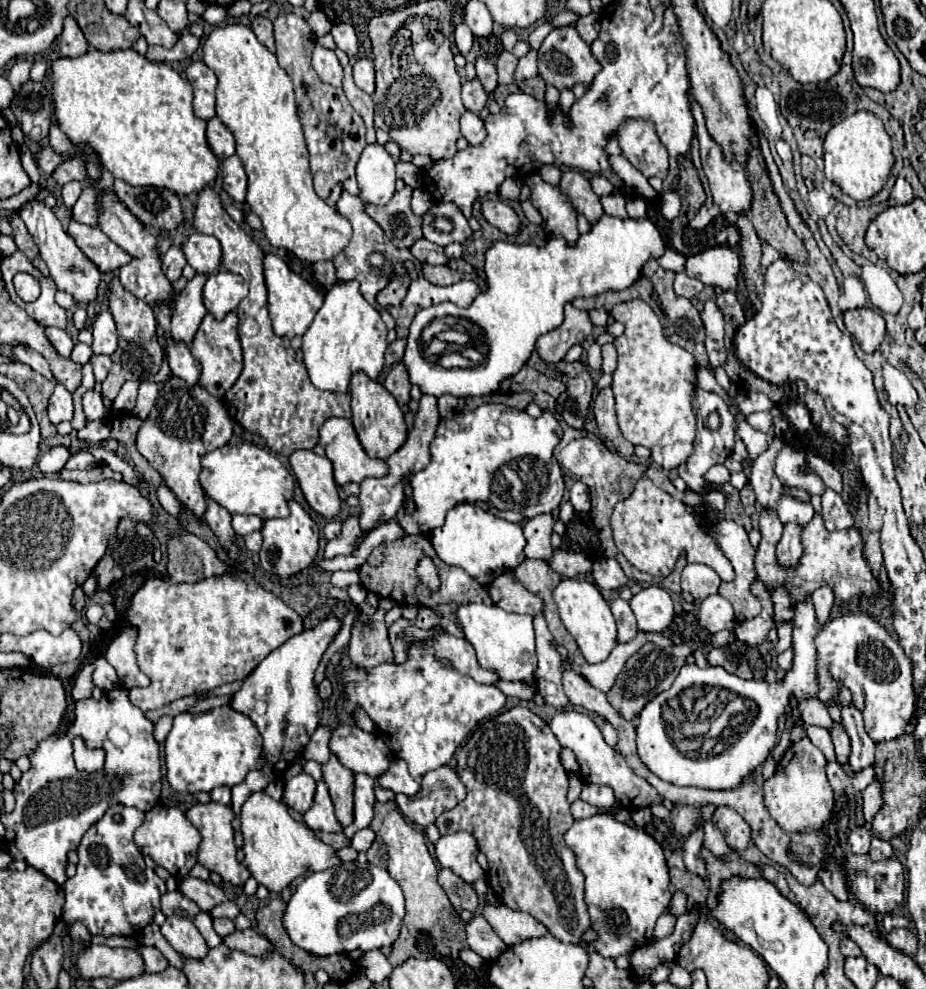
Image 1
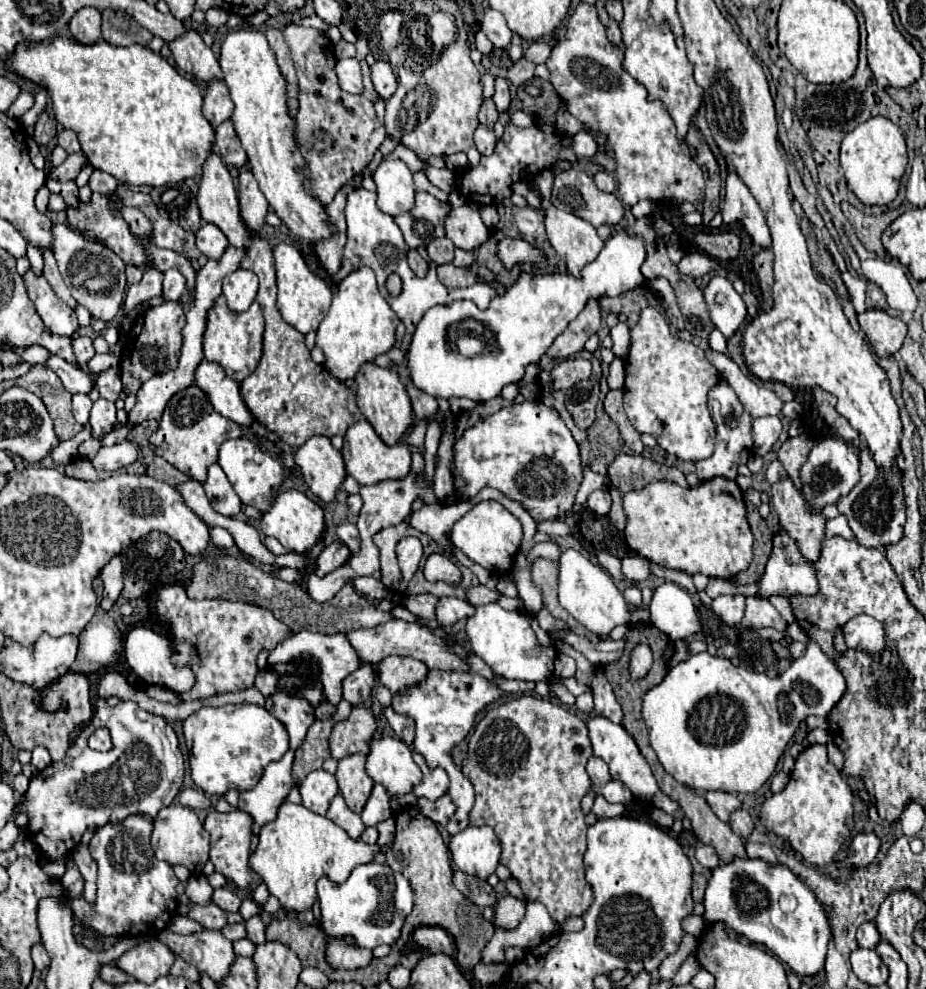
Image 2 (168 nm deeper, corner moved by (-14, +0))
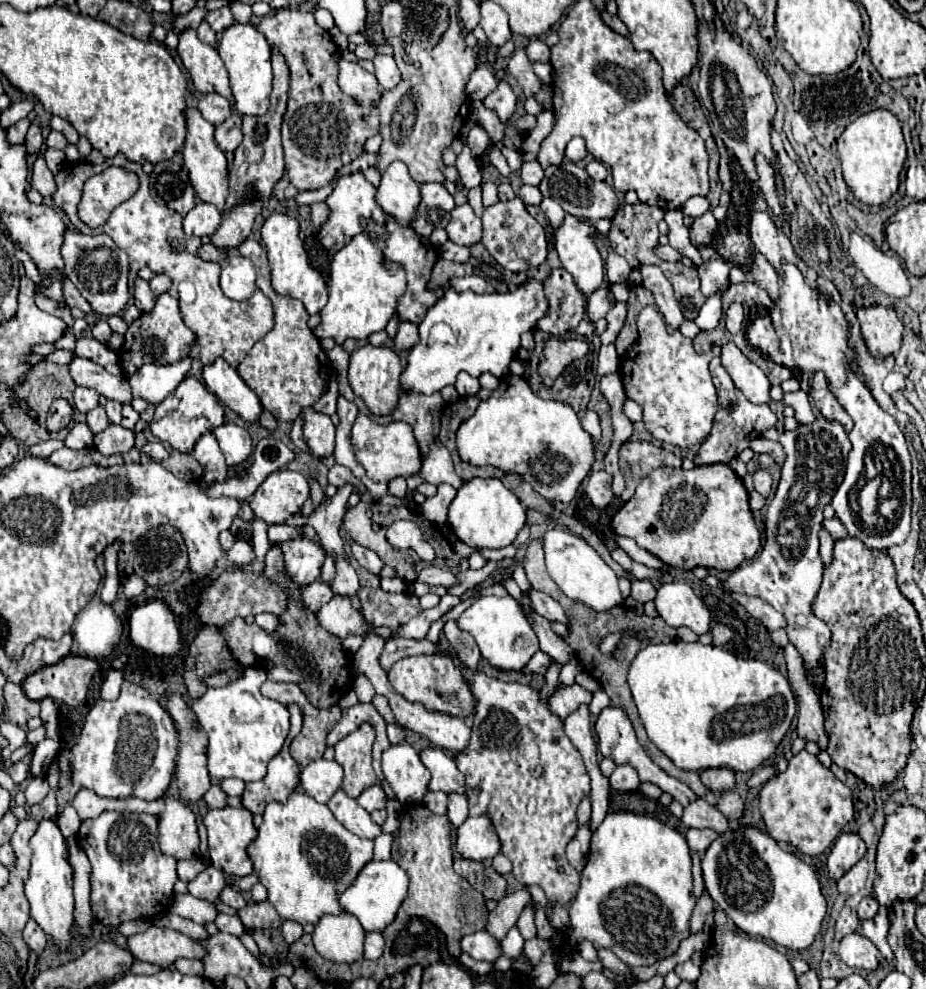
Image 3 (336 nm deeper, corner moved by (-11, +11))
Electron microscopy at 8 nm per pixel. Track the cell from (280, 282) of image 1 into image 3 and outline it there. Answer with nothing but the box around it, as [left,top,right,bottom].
[261,212,327,314]

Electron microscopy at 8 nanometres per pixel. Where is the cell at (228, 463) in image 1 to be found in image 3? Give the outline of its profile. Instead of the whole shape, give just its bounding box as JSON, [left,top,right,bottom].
[213,424,253,468]

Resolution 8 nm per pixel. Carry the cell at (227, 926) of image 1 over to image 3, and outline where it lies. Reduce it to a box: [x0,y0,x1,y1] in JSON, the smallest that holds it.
[215,914,245,936]

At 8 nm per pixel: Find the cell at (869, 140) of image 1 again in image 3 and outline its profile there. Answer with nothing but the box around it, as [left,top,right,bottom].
[839,110,907,204]

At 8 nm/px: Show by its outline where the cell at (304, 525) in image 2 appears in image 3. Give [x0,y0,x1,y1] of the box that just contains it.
[249,470,309,524]

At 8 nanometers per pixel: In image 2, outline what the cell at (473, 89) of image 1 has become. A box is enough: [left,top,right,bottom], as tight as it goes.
[478,99,498,127]

